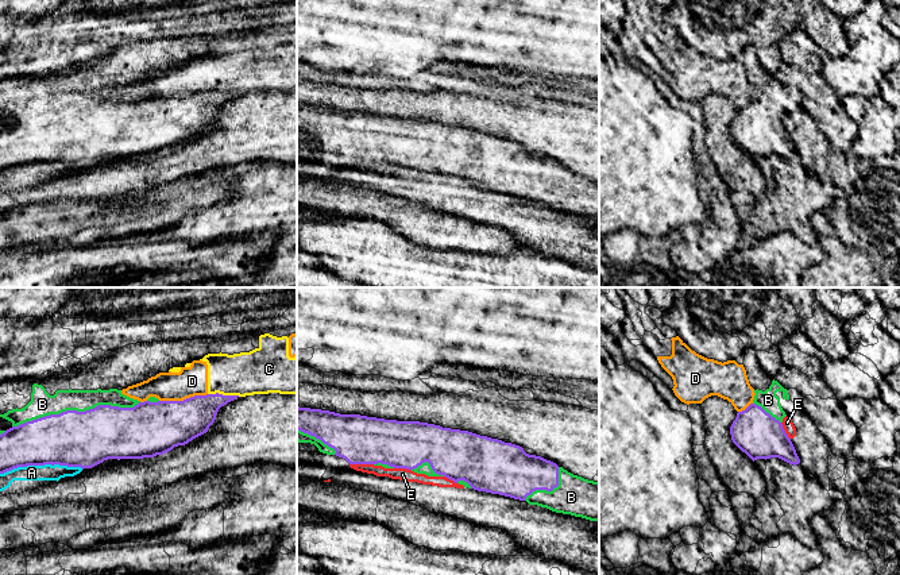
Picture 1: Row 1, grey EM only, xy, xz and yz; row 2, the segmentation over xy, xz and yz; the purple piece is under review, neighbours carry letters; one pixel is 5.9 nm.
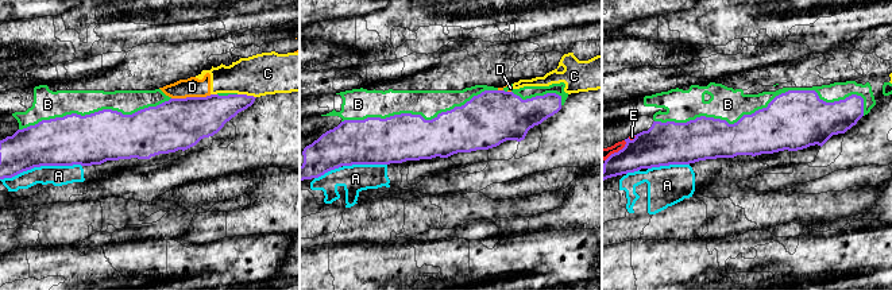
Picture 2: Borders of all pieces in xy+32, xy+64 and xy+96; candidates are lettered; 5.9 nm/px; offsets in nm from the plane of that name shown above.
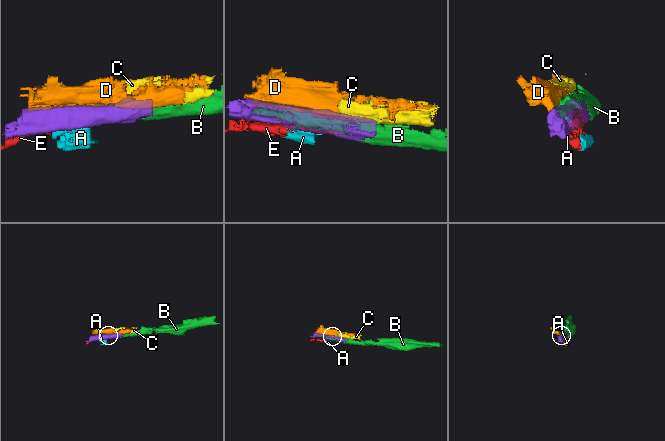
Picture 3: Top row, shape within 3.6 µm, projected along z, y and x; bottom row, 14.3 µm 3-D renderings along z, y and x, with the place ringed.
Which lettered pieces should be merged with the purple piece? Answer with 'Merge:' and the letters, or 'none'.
Merge: B

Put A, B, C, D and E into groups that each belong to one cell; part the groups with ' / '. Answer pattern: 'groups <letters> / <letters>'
groups A / B / C D / E

